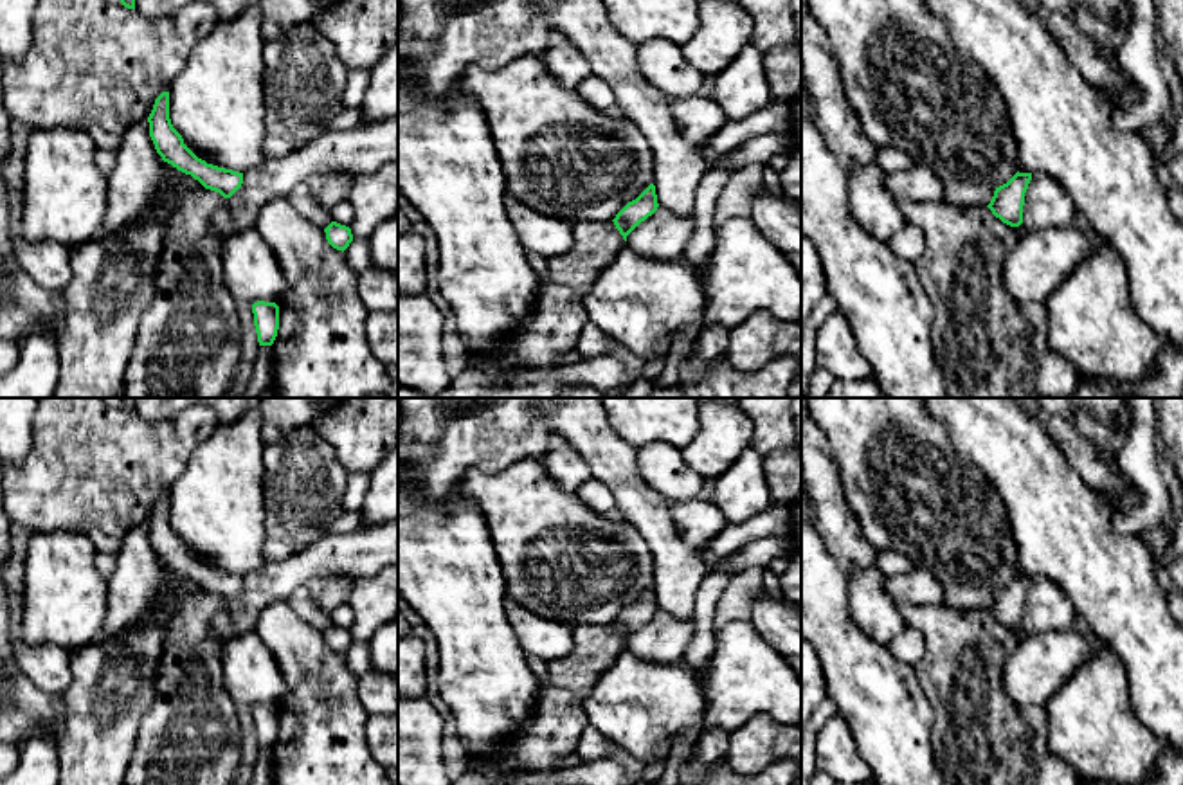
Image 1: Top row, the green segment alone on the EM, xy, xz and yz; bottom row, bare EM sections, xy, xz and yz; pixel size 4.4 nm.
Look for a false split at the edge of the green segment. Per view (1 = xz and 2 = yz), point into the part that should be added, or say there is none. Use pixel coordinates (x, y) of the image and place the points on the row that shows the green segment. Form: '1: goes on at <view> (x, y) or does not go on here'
1: does not go on here
2: does not go on here

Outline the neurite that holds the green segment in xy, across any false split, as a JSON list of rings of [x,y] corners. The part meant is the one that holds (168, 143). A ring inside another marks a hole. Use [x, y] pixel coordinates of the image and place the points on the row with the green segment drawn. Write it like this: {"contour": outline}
{"contour": [[[162,92],[155,99],[148,122],[149,137],[164,162],[191,175],[205,189],[216,191],[223,198],[230,198],[241,187],[243,173],[207,164],[184,144],[169,119],[169,92]]]}

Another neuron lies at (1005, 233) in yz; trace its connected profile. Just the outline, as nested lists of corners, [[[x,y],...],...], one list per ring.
[[[945,200],[900,203],[906,223],[924,232],[924,252],[913,263],[920,284],[935,308],[933,346],[951,398],[1014,398],[1028,365],[1028,324],[1019,302],[1007,292],[1003,263],[1019,238],[1021,227],[1010,227],[989,207],[960,207]]]

